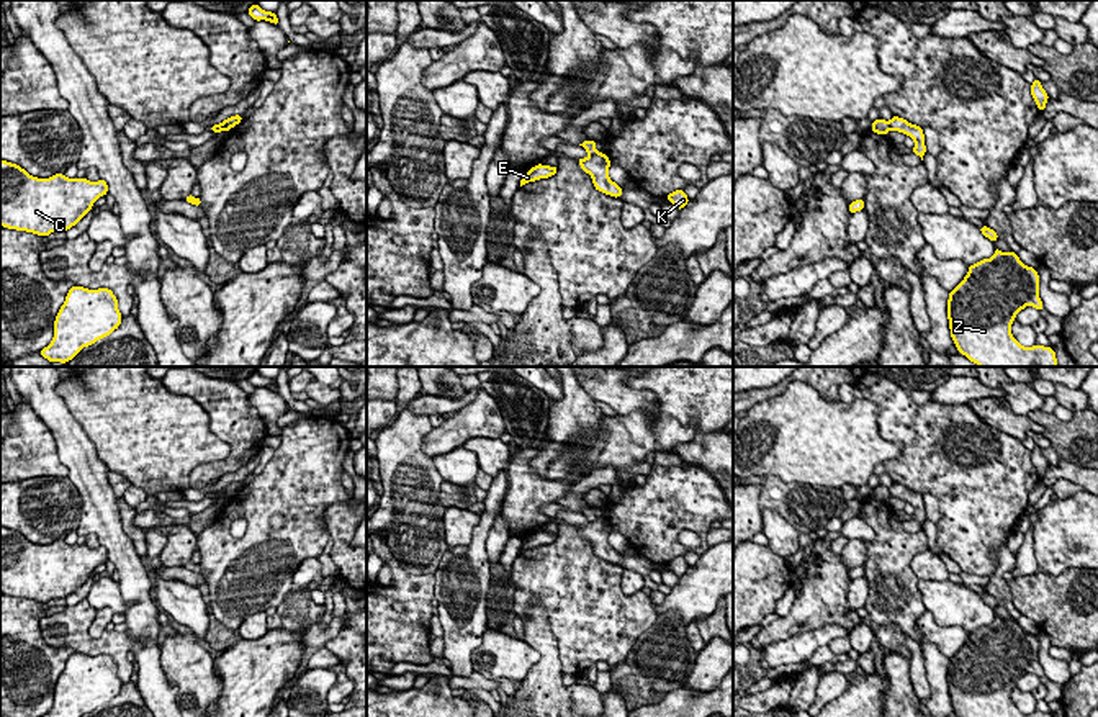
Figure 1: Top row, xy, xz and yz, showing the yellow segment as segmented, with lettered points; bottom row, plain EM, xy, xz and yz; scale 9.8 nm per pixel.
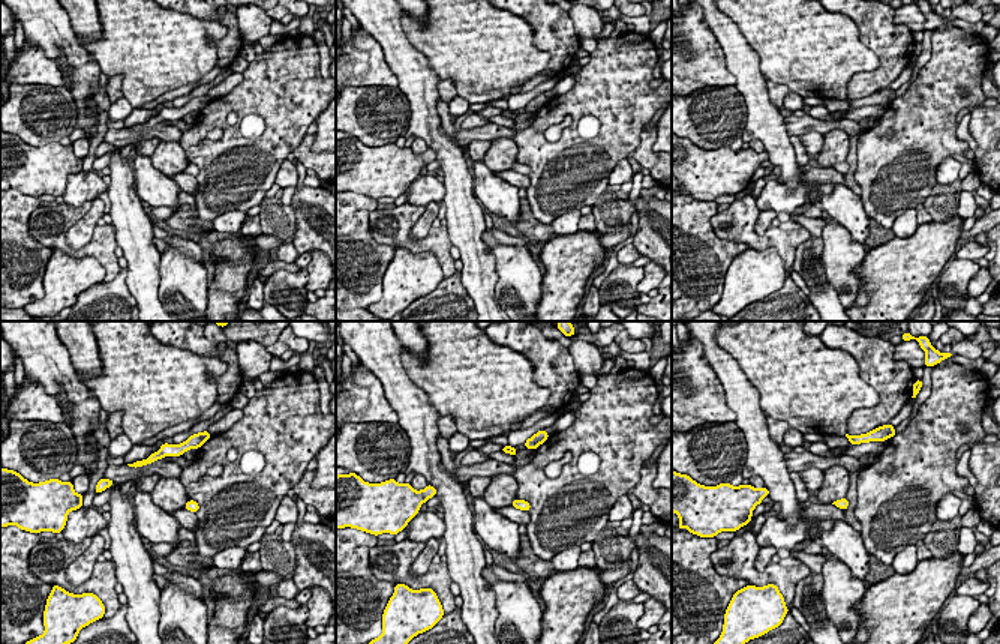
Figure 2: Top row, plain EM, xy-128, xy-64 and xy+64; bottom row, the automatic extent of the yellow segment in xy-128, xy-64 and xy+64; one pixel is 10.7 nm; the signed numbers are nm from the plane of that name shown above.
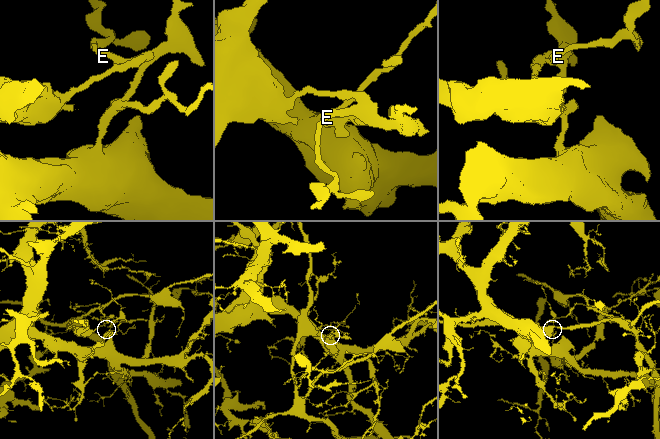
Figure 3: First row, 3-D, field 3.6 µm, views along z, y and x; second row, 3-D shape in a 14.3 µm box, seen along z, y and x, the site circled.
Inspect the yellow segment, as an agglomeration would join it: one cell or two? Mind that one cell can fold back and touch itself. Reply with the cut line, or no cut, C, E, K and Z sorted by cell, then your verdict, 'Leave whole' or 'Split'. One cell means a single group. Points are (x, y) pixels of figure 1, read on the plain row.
Split along xz (598, 519), (589, 523). Groups: C / E K Z. Split

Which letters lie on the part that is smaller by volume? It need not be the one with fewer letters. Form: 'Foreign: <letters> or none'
Foreign: C

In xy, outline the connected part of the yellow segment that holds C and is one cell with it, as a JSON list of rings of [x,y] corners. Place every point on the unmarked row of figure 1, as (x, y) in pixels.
[[[0,525],[0,593],[16,598],[26,598],[38,602],[51,599],[65,599],[75,593],[93,573],[93,570],[108,560],[108,550],[100,545],[90,548],[83,545],[69,545],[56,540],[49,545],[29,542],[18,530]]]

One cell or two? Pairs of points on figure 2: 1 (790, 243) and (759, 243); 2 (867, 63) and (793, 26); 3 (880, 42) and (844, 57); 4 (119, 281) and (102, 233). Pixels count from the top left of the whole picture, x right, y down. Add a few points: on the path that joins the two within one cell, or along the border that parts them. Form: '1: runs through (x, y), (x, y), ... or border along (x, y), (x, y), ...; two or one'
1: runs through (783, 242), (766, 242); one
2: runs through (849, 56), (819, 51), (811, 44); one
3: border along (858, 39), (879, 65), (850, 80); two
4: border along (122, 269), (110, 281), (102, 282); two

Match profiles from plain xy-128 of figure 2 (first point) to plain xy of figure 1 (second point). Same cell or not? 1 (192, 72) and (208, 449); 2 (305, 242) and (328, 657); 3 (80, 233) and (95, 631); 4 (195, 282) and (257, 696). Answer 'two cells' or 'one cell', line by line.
1: one cell
2: two cells
3: one cell
4: two cells

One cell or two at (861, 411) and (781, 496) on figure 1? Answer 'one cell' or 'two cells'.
two cells

